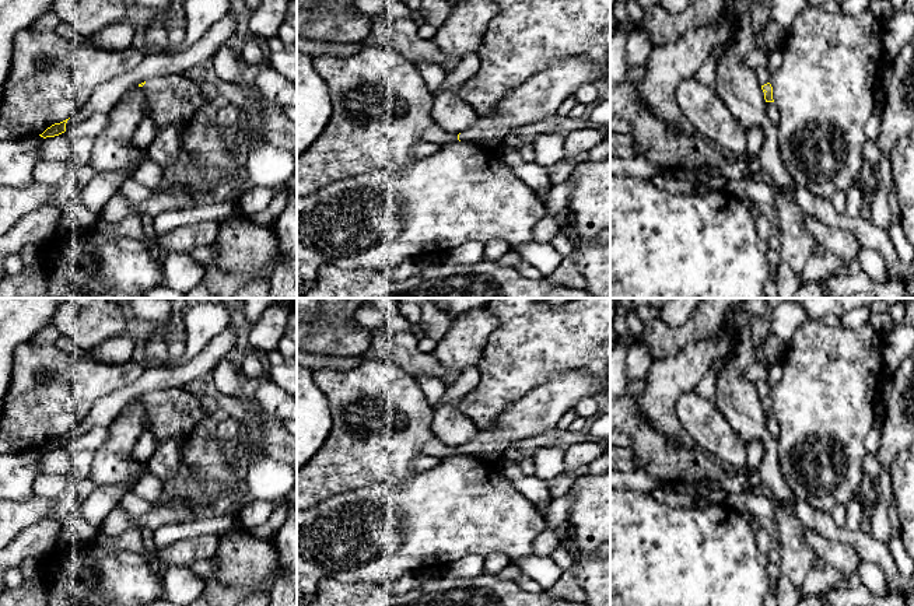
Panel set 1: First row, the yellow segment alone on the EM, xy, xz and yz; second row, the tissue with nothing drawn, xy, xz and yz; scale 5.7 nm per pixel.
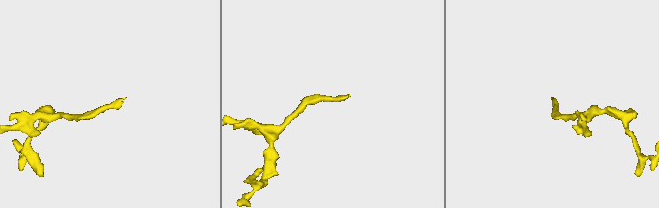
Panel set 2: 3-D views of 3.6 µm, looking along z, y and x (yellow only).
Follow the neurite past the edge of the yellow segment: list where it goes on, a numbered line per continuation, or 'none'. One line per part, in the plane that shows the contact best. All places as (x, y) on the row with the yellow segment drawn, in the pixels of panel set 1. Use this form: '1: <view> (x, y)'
1: xz (538, 98)

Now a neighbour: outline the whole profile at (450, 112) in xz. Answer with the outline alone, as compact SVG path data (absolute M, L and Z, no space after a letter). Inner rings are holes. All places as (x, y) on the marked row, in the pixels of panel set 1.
M456 90L434 95L431 116L438 127L456 134L472 127L479 119L477 112L459 98Z

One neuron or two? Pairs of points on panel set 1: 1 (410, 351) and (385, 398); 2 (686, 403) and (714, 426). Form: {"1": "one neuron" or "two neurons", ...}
{"1": "two neurons", "2": "one neuron"}

